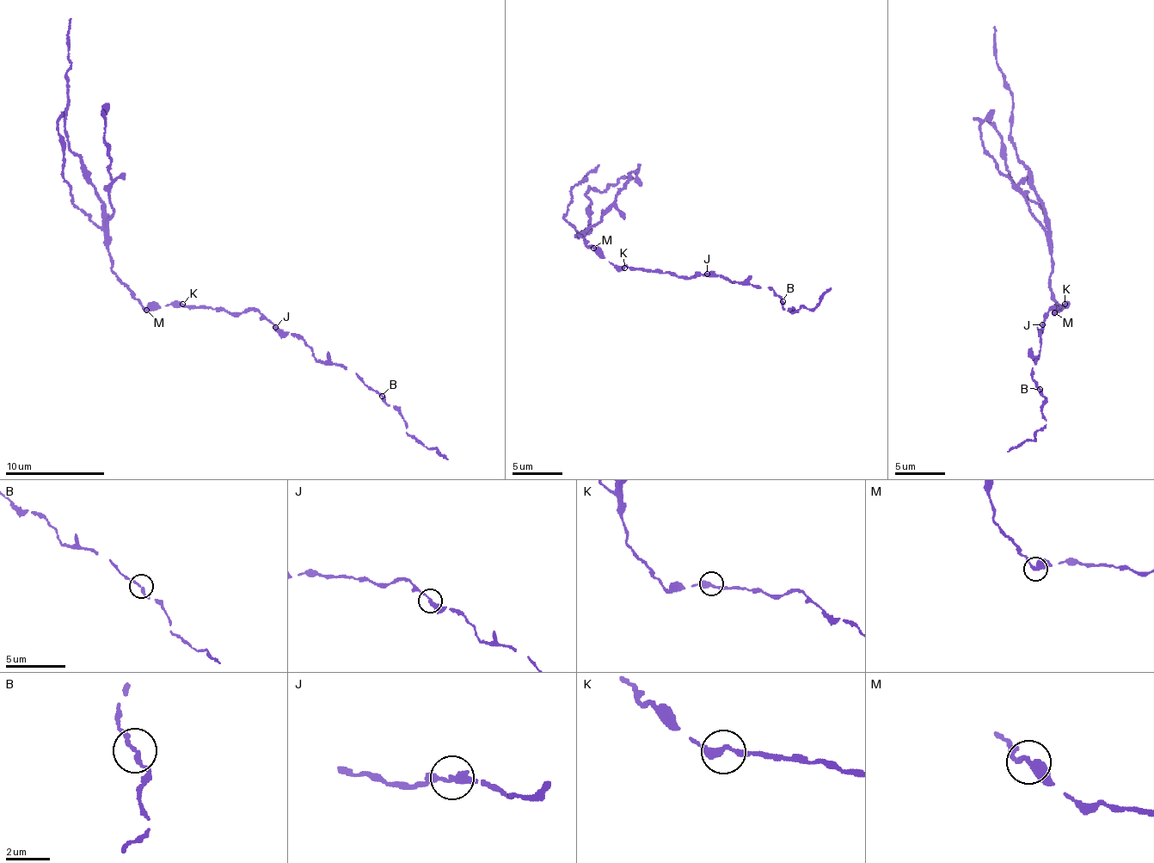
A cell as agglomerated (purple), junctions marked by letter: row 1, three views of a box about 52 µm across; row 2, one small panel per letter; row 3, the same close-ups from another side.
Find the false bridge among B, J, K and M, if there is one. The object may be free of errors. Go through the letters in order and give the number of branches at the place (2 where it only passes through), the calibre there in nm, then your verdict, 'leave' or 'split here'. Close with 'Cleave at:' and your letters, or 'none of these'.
B: branches 2; calibre 180 nm; leave
J: branches 2; calibre 240 nm; leave
K: branches 2; calibre 320 nm; leave
M: branches 2; calibre 380 nm; split here
Cleave at: M

